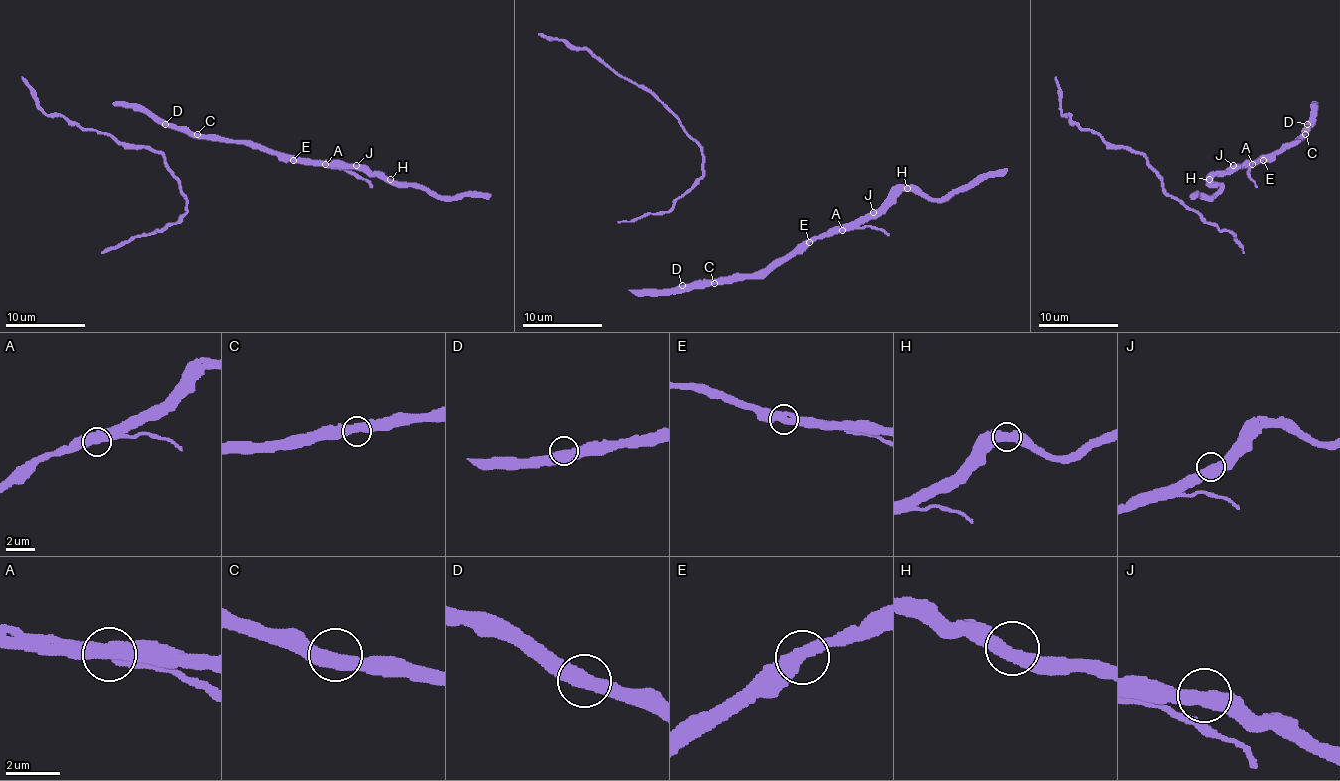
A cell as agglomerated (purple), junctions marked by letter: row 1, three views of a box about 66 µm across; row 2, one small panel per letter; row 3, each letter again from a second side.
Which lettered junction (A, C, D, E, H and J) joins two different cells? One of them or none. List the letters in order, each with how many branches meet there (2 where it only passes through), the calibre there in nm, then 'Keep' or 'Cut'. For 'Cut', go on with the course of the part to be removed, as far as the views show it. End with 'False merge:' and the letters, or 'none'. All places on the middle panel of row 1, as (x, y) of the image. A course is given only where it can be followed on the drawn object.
A: Branches: 2. Thickness 550 nm. Cut. Course of the part to remove: (841, 230), (871, 226), (889, 236)
C: Branches: 2. Thickness 480 nm. Keep
D: Branches: 2. Thickness 550 nm. Keep
E: Branches: 2. Thickness 500 nm. Keep
H: Branches: 2. Thickness 500 nm. Keep
J: Branches: 2. Thickness 550 nm. Keep
False merge: A

